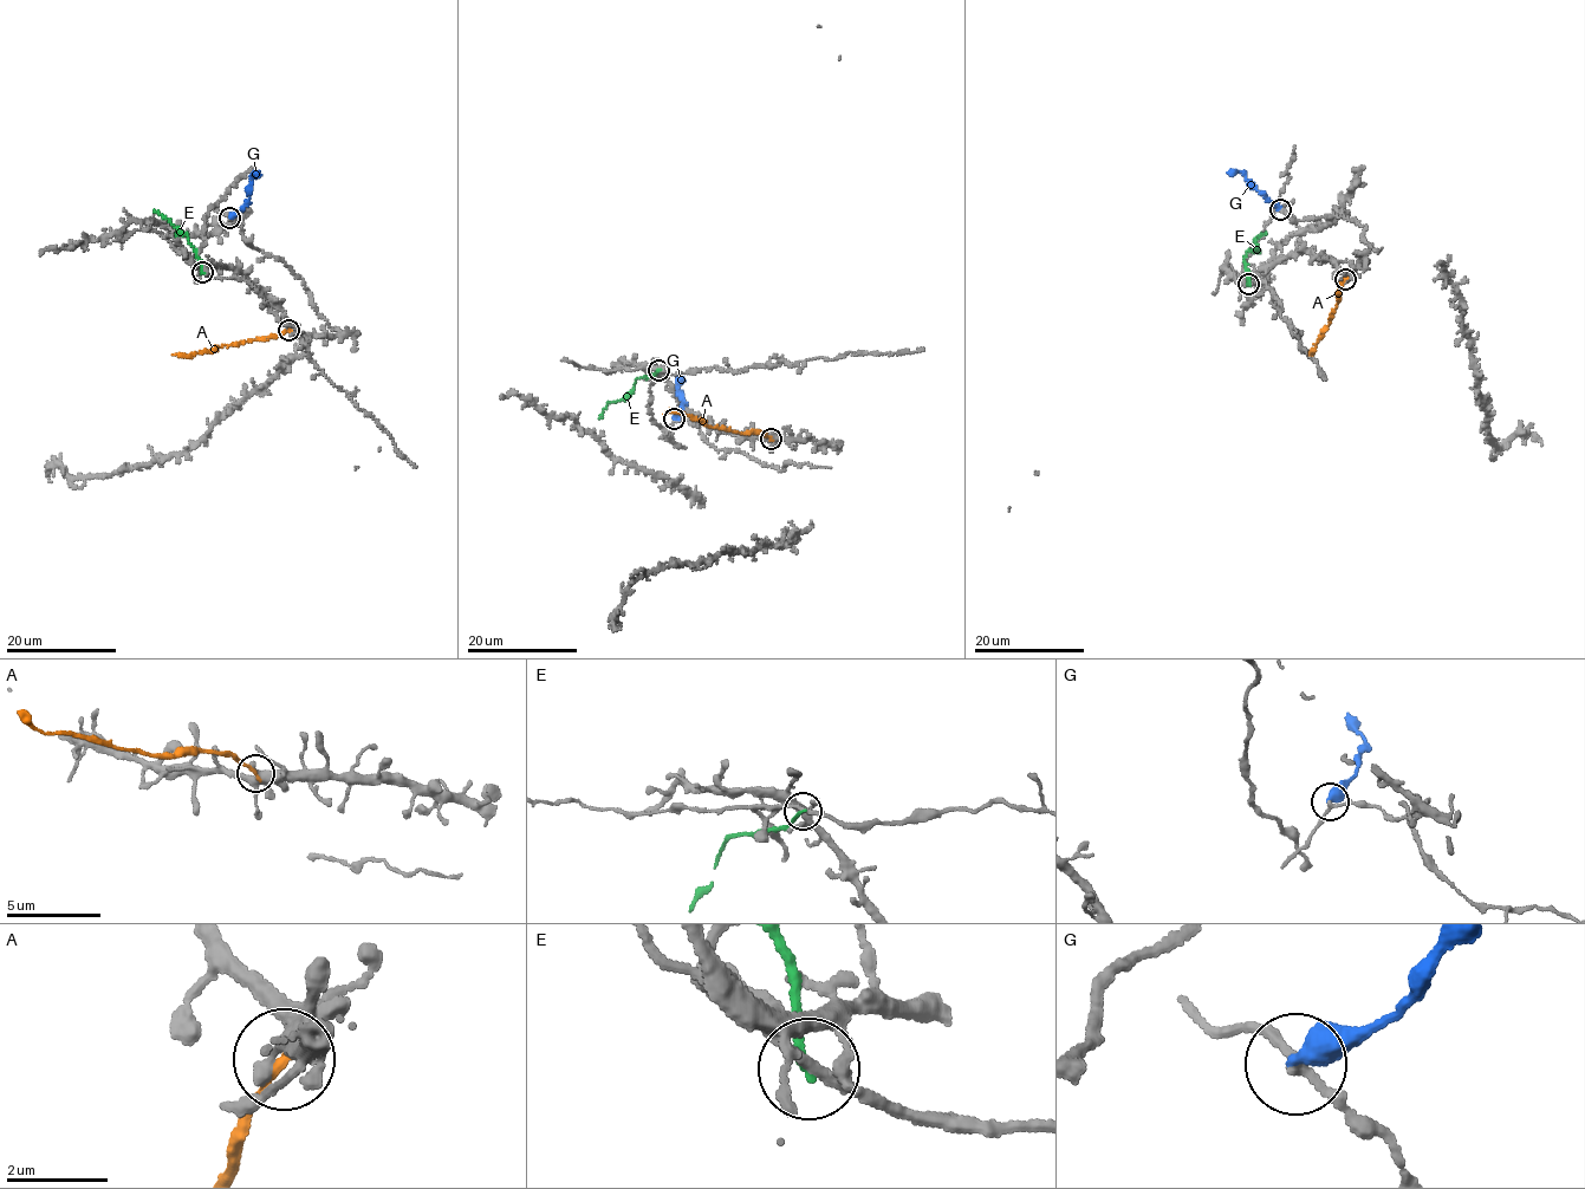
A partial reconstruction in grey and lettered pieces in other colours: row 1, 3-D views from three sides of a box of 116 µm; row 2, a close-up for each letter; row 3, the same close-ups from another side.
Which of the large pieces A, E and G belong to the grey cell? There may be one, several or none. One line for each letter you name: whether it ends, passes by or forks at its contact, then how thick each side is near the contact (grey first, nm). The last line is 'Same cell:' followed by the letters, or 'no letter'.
Same cell: no letter

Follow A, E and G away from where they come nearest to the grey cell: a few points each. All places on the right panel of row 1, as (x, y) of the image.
A: (1345, 279), (1336, 307), (1311, 351), (1313, 355)
E: (1247, 284), (1244, 255), (1257, 246), (1253, 240), (1266, 233)
G: (1280, 208), (1239, 170), (1228, 173)

